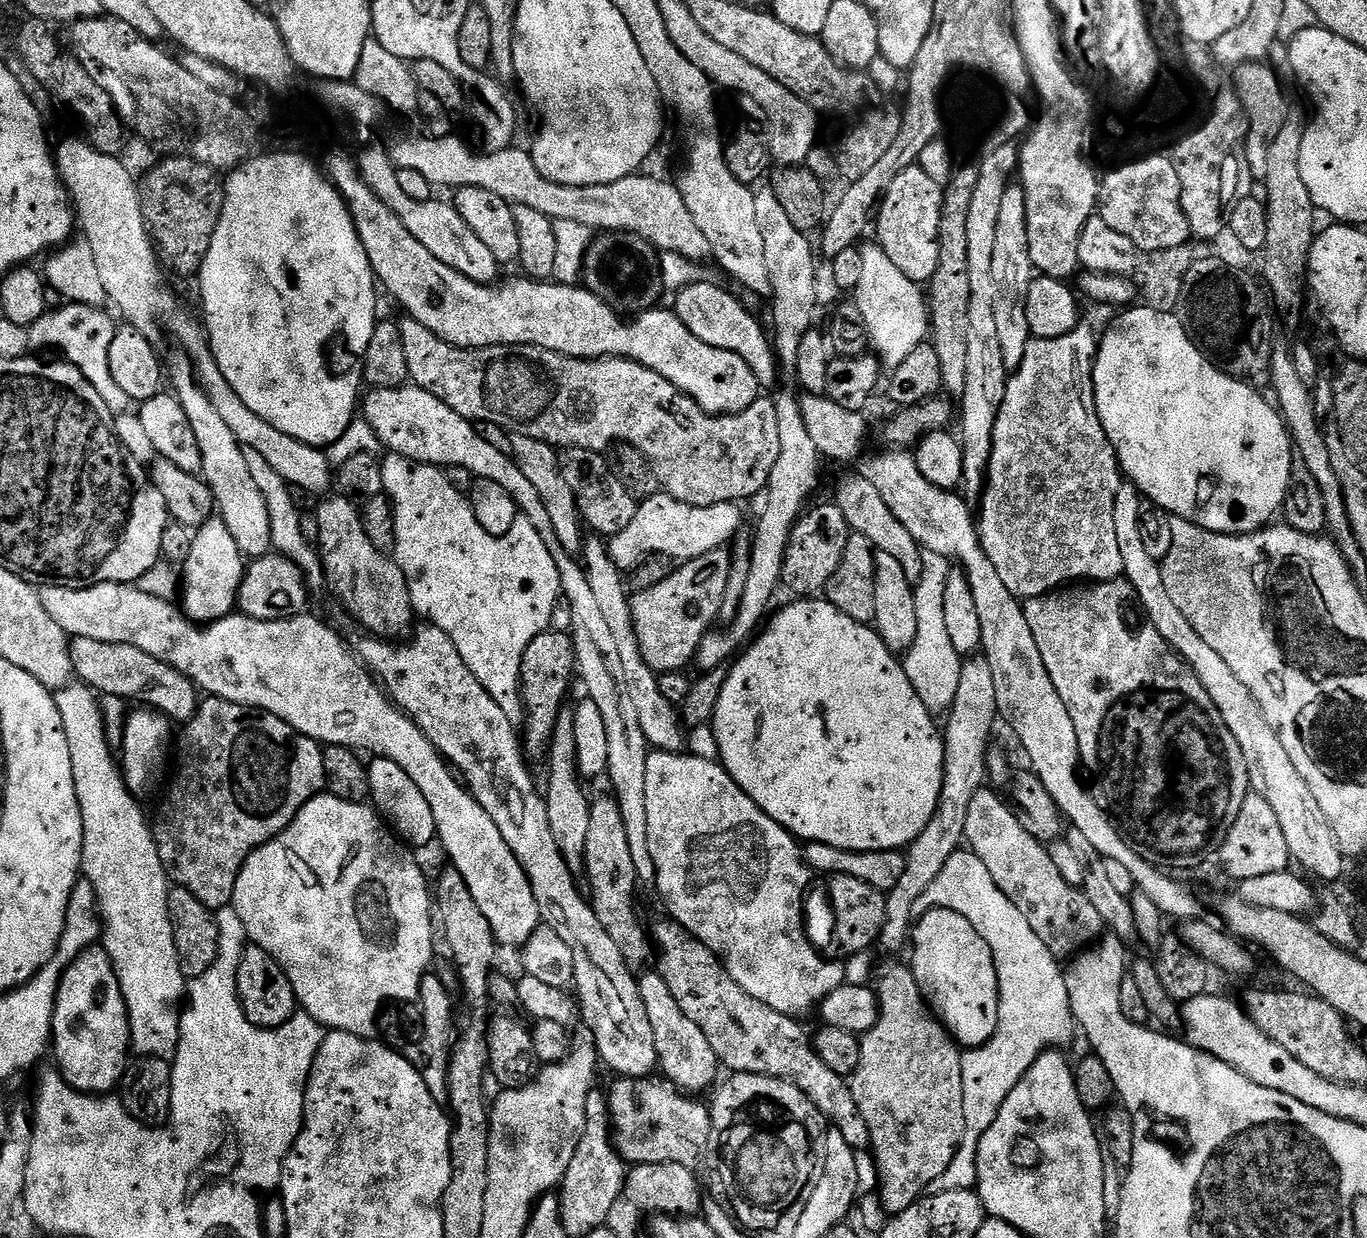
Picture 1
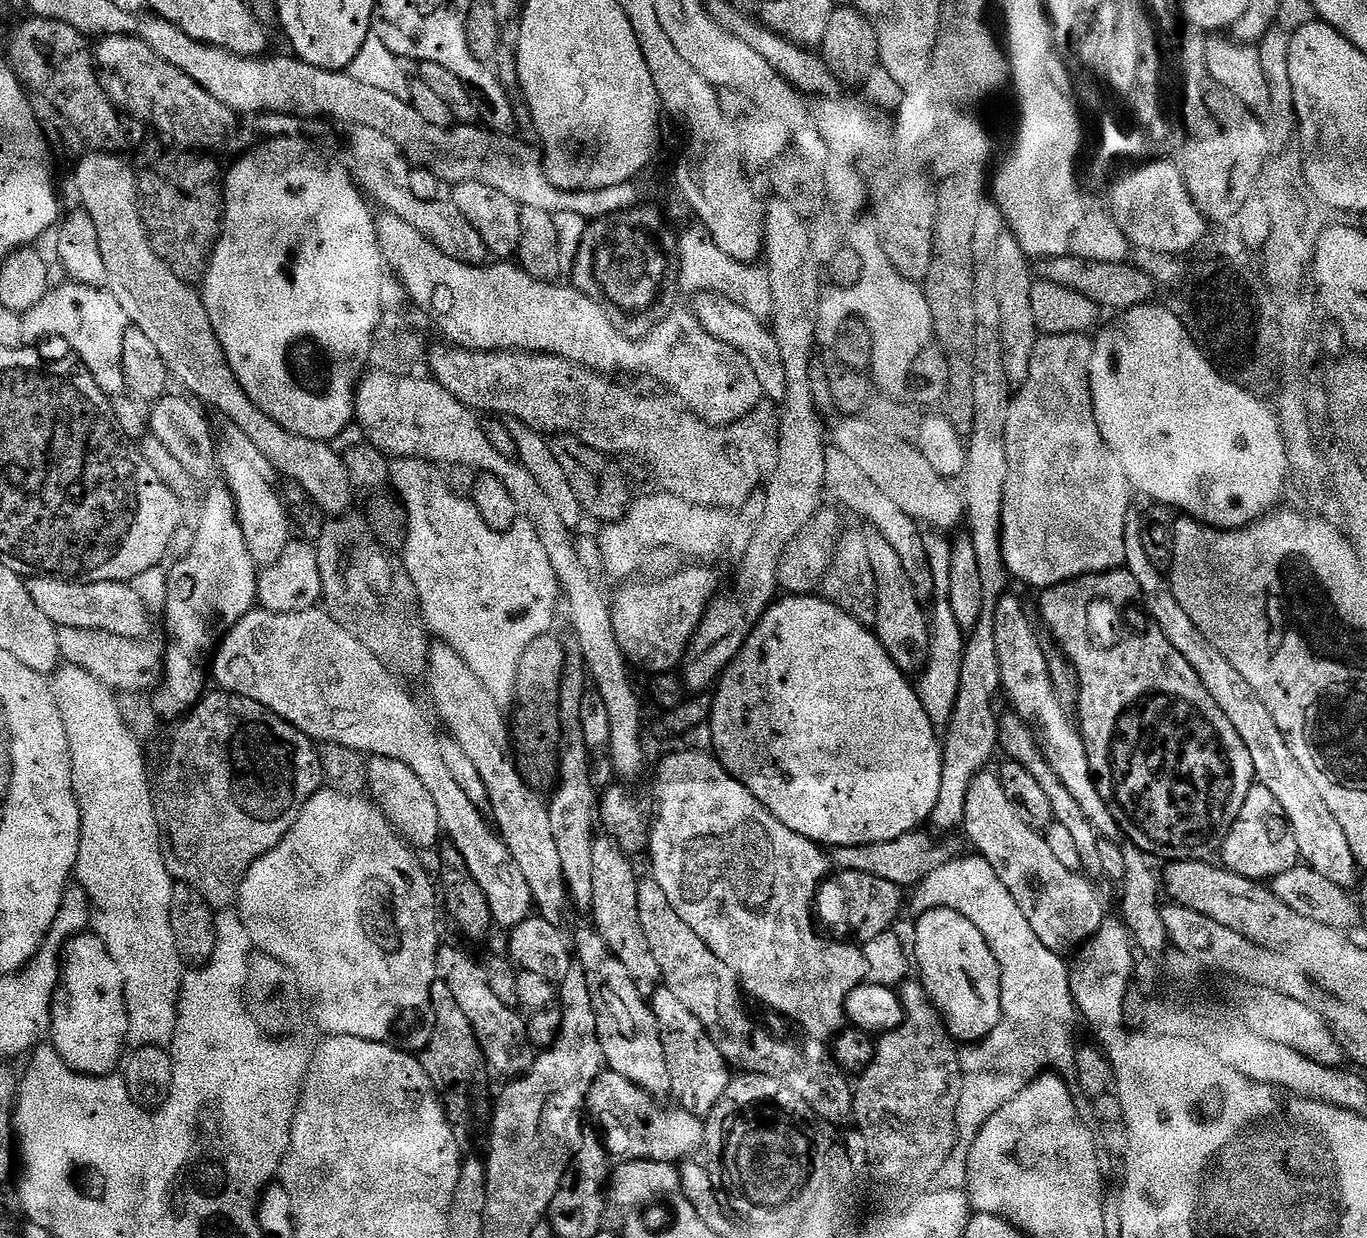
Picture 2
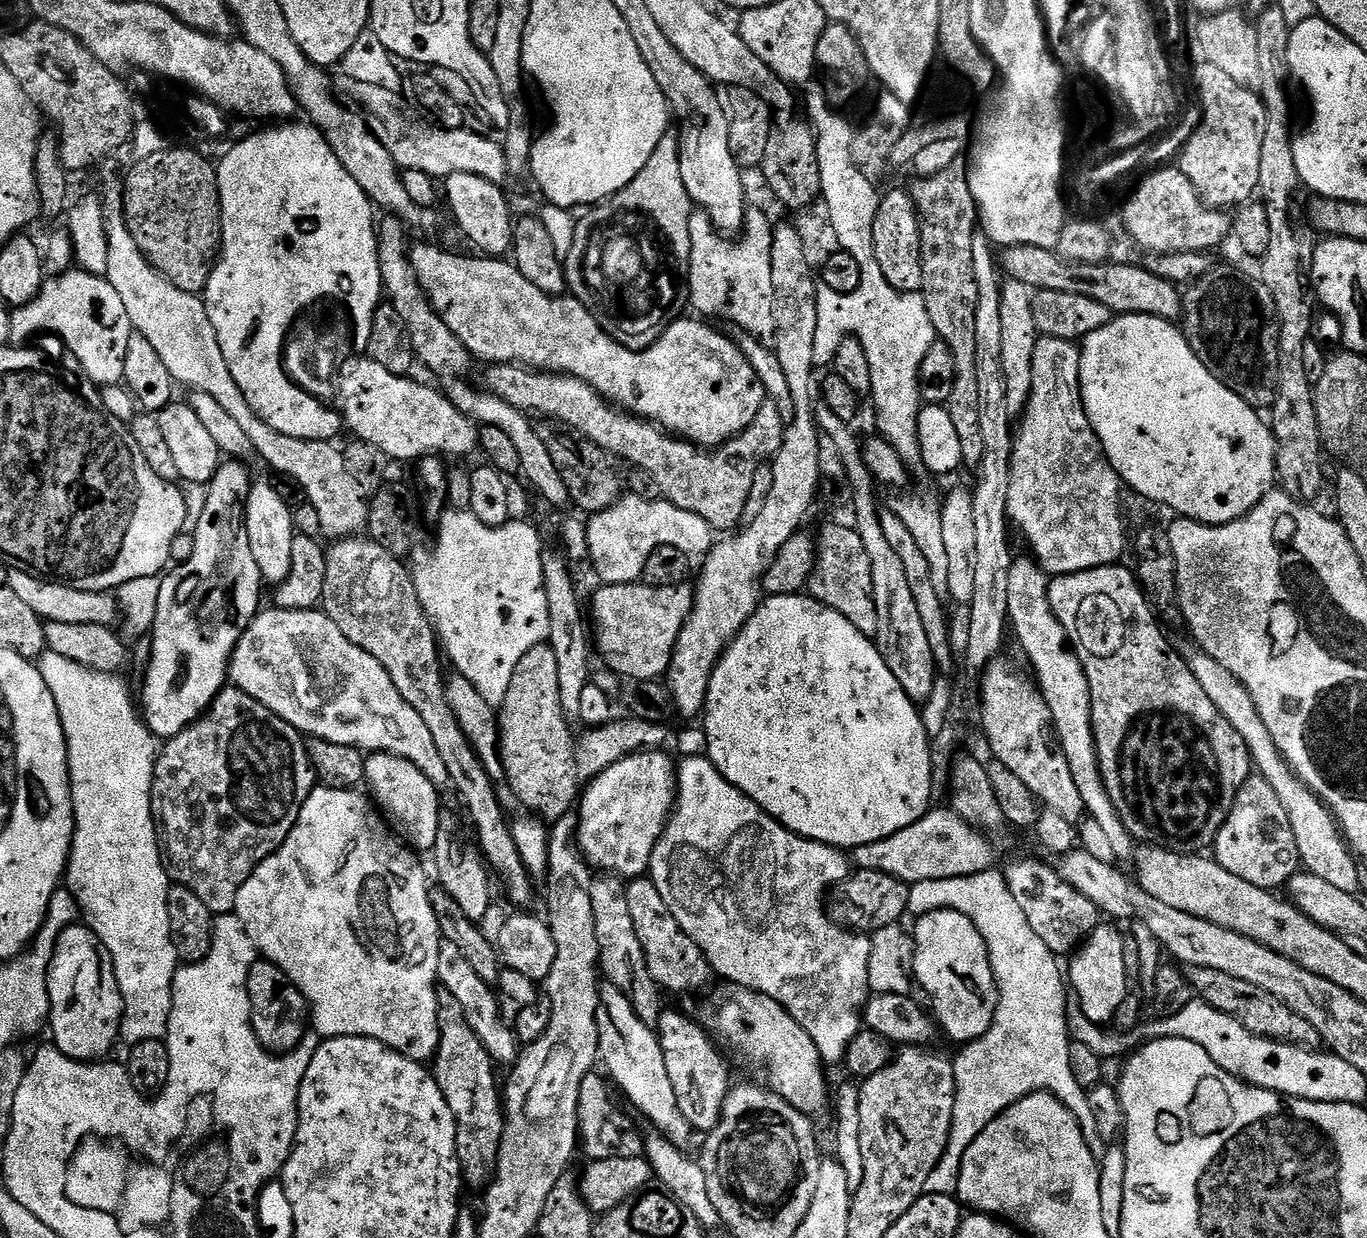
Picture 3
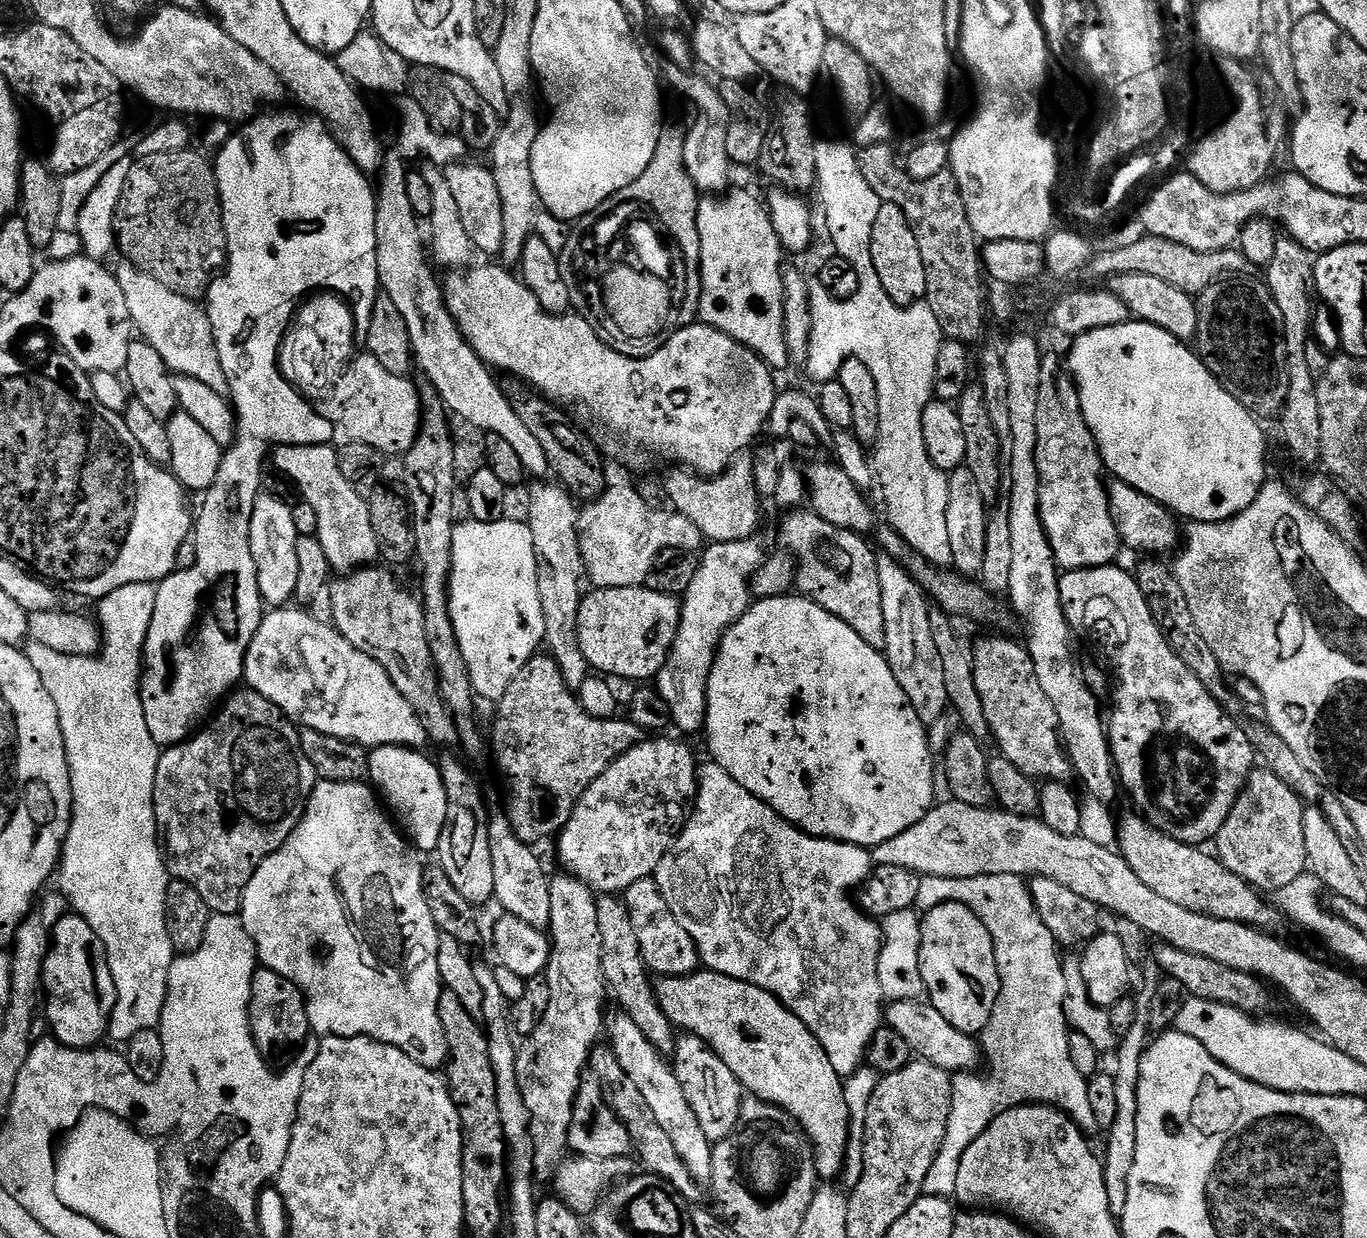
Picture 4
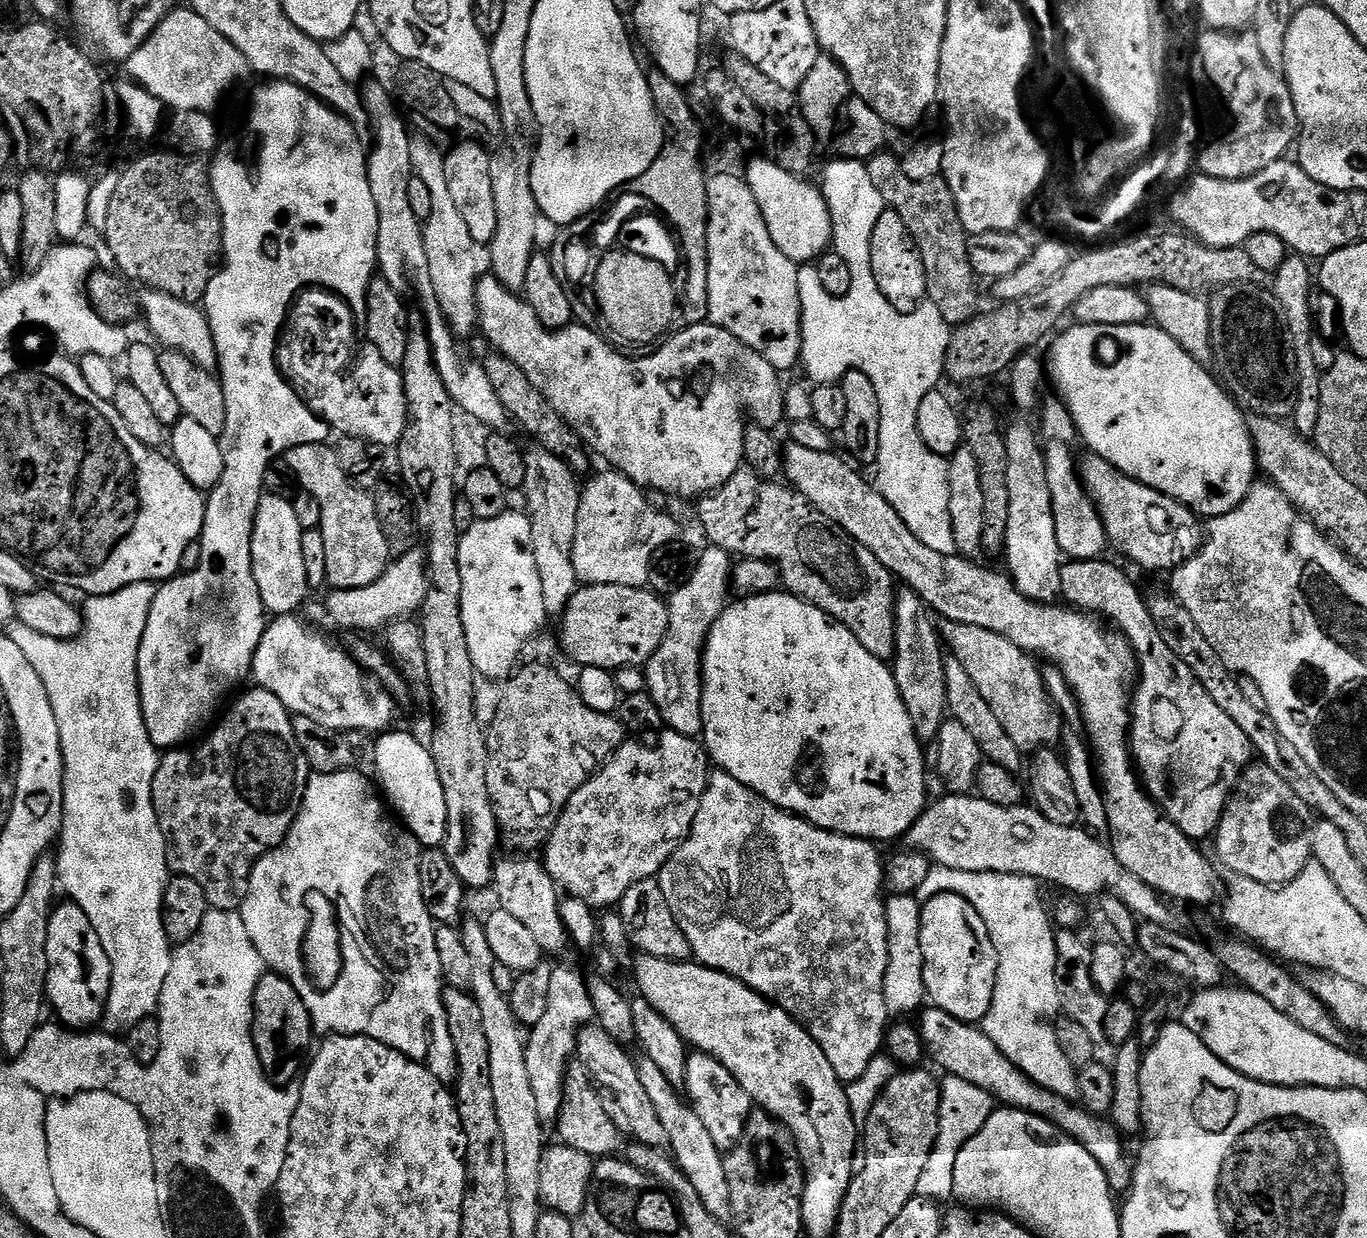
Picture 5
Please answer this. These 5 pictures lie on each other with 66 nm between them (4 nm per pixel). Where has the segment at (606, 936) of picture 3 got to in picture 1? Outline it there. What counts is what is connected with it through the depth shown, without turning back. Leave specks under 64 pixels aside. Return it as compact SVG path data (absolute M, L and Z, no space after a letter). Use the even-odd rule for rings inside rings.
M615 795L600 796L591 801L590 827L586 834L586 850L584 851L584 869L588 884L592 887L590 891L590 903L594 914L598 914L598 922L602 922L610 938L618 945L618 950L622 953L622 958L627 962L628 967L633 970L644 970L649 967L648 959L654 956L654 944L650 939L650 934L644 930L639 916L636 914L636 888L638 881L634 870L634 861L630 855L630 842L626 838L626 822L622 822L622 810L618 806Z

